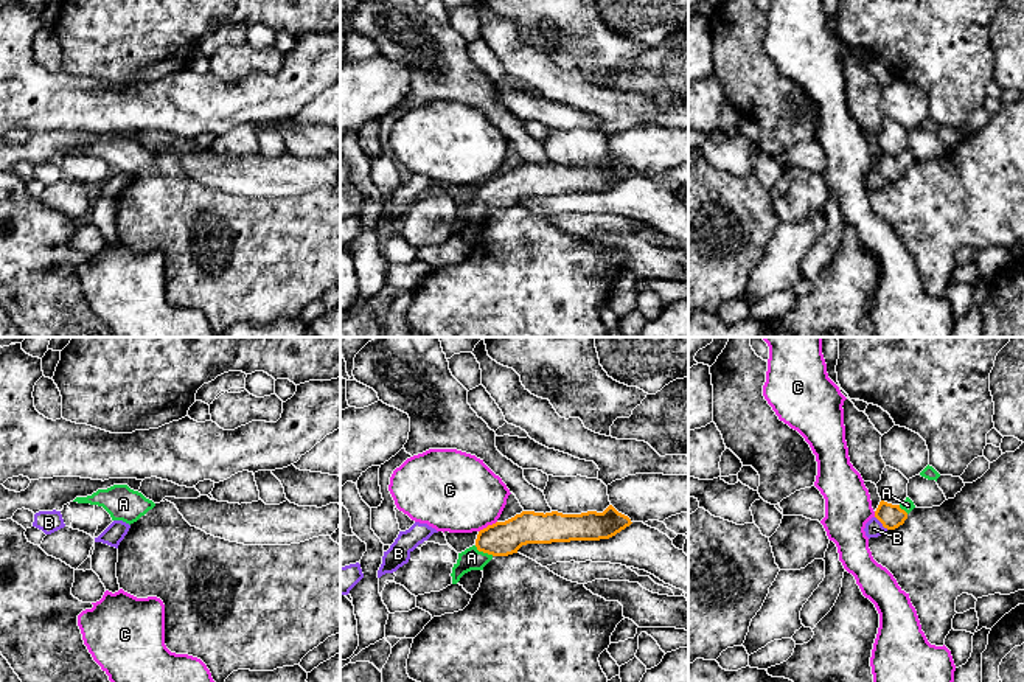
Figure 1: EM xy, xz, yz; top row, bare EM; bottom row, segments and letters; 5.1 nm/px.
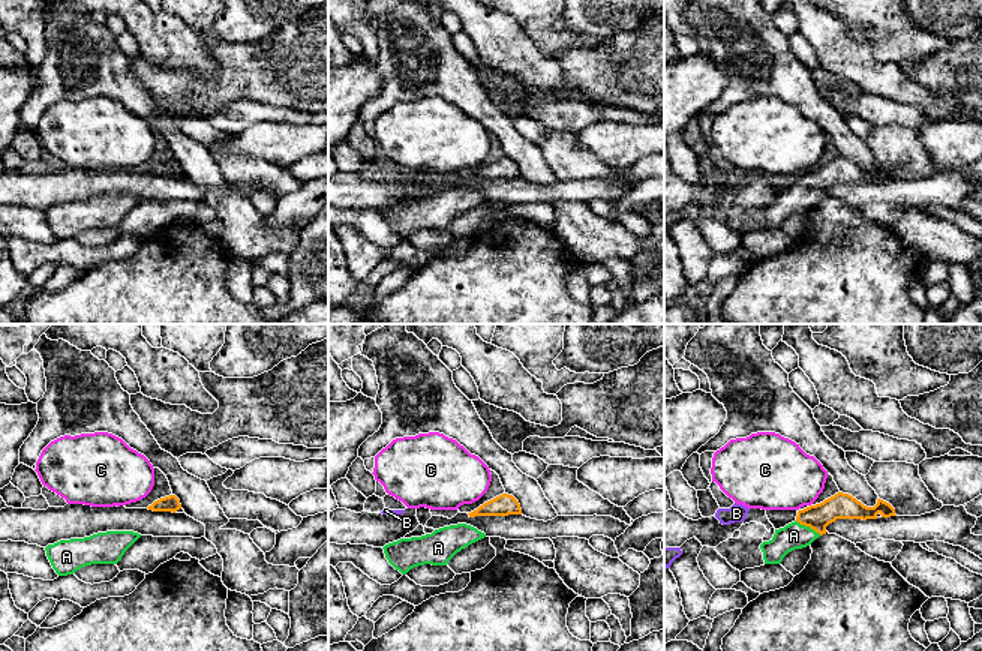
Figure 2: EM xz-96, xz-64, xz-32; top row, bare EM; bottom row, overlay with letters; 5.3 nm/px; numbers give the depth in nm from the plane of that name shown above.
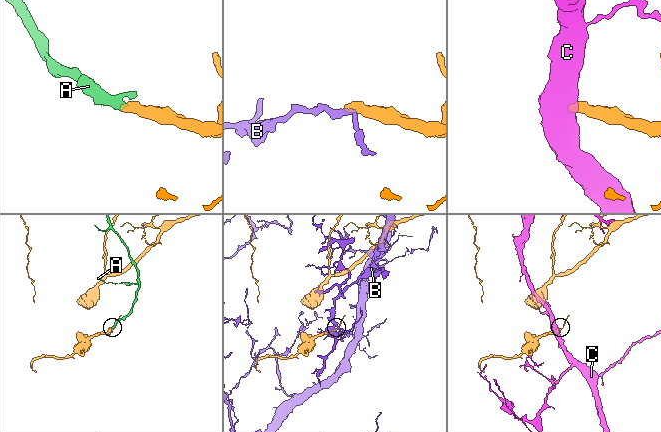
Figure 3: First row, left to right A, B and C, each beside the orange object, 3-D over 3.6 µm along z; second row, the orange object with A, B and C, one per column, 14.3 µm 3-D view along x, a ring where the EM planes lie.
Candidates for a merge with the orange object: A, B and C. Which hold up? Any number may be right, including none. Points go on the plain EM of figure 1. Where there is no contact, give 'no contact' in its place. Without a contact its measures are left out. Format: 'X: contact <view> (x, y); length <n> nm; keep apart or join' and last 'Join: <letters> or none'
A: contact xz (484, 204); length 120 nm; join
B: contact yz (881, 174); length 100 nm; keep apart
C: contact xz (488, 177); length 110 nm; keep apart
Join: A

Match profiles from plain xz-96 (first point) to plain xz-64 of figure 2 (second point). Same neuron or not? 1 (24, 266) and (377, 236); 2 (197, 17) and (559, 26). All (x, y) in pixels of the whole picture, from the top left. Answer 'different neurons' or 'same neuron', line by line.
1: different neurons
2: different neurons

